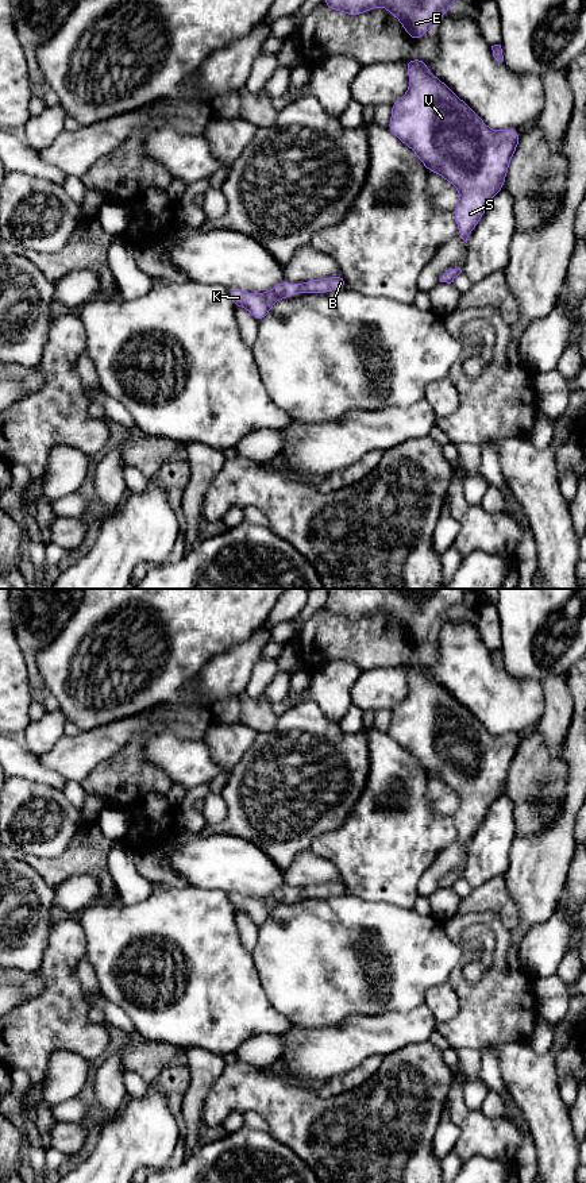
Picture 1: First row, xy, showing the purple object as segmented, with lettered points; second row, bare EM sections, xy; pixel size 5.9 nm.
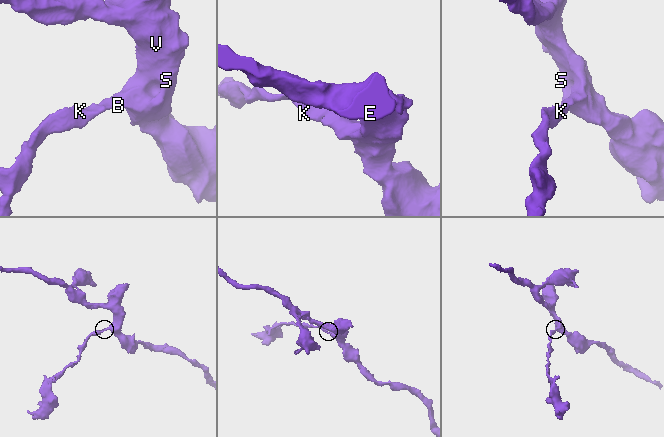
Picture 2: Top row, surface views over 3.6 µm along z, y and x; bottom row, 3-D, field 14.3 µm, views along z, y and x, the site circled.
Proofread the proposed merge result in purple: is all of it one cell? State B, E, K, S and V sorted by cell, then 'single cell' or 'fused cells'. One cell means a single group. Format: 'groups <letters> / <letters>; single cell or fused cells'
groups B E K S V; single cell

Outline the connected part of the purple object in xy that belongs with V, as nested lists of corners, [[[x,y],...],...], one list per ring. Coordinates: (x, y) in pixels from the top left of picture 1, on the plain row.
[[[425,664],[404,667],[408,671],[409,695],[390,710],[392,724],[388,733],[416,758],[429,778],[439,778],[459,795],[459,808],[452,817],[458,839],[467,848],[491,804],[504,794],[520,739],[514,733],[489,733],[466,706],[428,675]]]

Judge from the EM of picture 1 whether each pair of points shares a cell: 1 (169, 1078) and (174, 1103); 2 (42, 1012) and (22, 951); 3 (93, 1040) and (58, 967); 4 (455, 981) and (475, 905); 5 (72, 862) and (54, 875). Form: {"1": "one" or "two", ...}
{"1": "one", "2": "two", "3": "one", "4": "two", "5": "one"}

